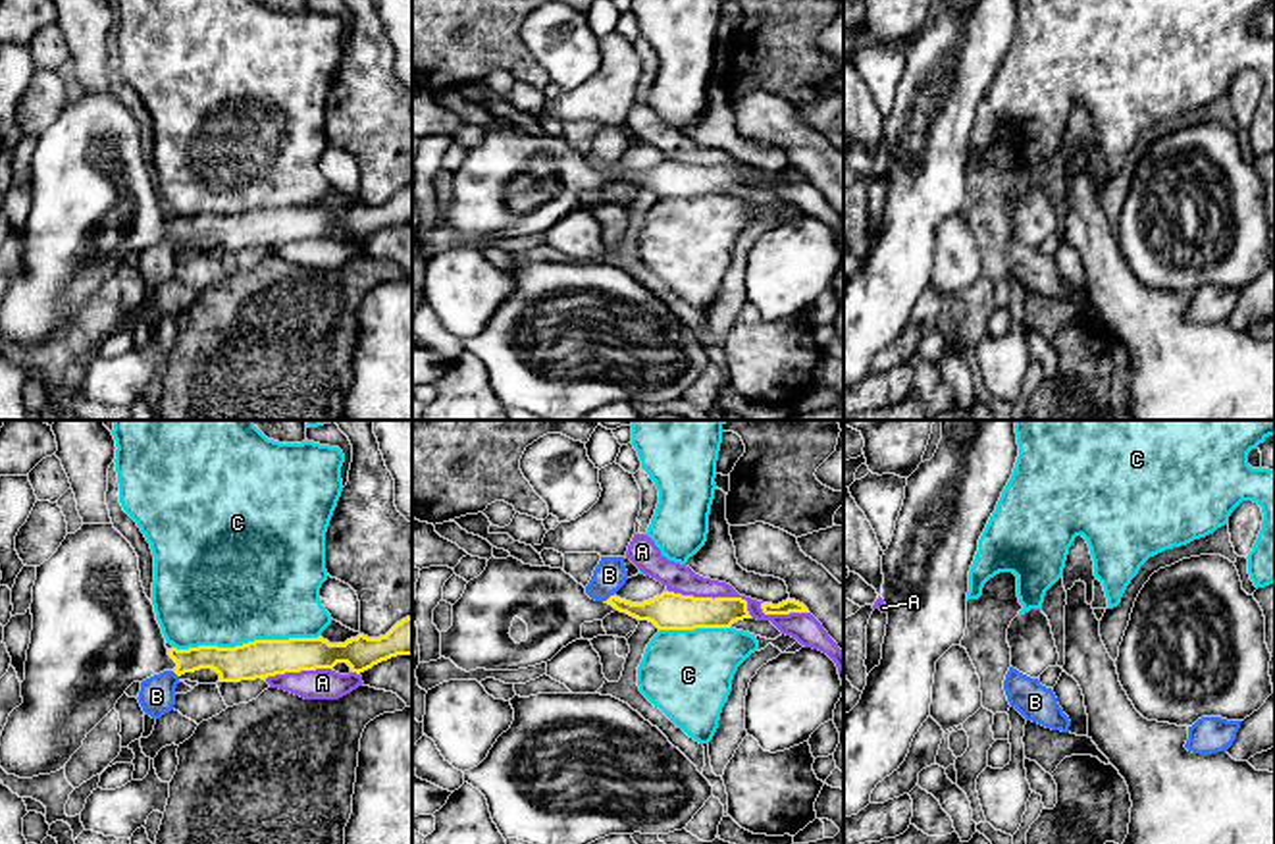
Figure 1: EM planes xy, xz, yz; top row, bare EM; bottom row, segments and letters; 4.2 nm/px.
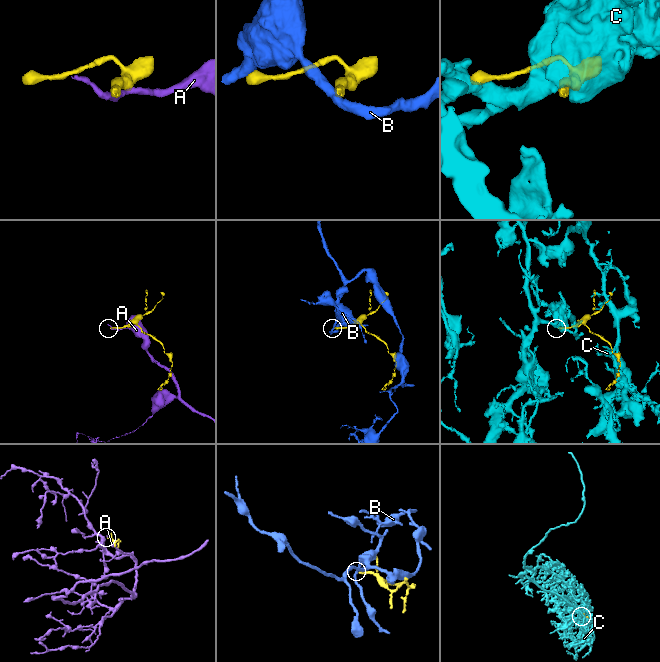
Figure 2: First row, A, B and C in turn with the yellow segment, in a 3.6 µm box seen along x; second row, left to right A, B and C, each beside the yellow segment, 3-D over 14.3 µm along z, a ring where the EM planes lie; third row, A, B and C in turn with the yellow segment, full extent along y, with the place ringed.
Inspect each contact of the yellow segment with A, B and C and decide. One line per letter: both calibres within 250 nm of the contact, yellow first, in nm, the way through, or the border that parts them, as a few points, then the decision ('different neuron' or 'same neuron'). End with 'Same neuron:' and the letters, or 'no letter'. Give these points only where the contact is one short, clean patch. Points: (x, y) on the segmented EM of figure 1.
A: 160/120 nm | different neuron
B: 160/140 nm | different neuron
C: 160/500 nm | different neuron
Same neuron: no letter

